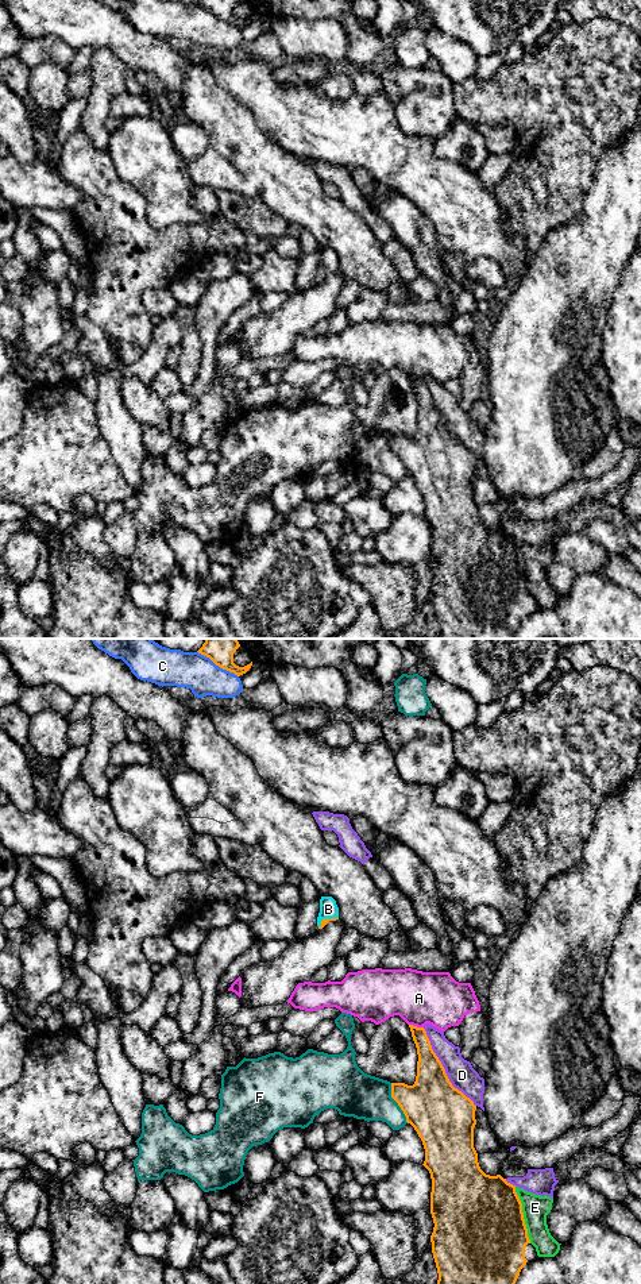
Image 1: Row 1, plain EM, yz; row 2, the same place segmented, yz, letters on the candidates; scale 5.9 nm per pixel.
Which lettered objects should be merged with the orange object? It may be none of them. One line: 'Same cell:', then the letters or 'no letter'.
Same cell: B

